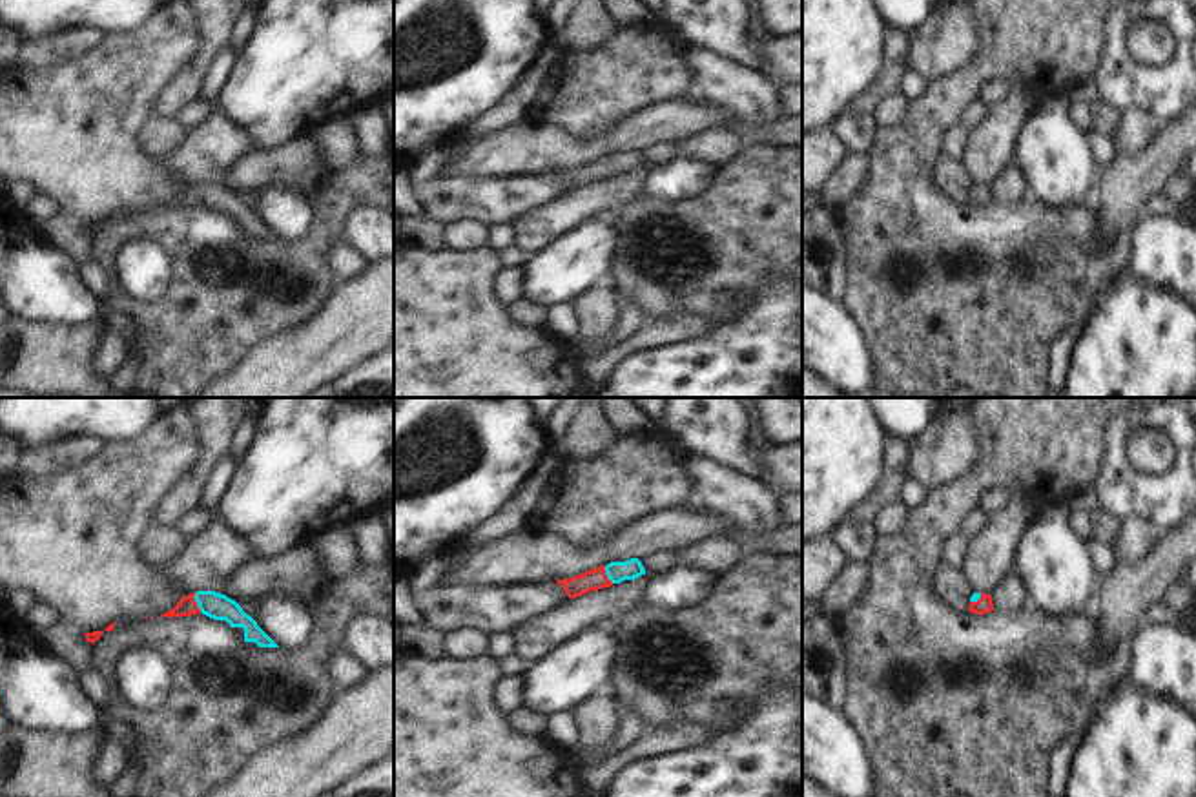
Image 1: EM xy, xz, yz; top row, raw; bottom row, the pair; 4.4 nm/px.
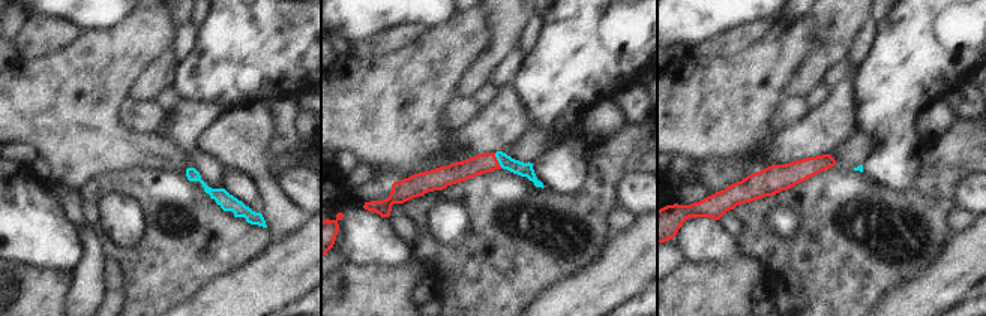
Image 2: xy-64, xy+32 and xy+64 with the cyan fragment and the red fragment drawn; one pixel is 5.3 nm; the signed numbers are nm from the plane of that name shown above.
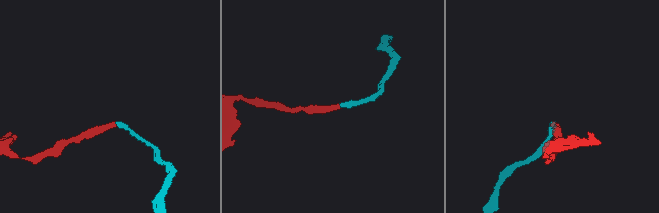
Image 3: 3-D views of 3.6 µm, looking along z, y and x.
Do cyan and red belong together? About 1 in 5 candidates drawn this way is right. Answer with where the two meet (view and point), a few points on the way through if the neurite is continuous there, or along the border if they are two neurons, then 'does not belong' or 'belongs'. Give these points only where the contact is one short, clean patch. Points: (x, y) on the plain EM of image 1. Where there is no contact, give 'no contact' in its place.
meets cyan in xy at (195, 192); runs through xy (217, 197), (195, 192), (186, 197); belongs

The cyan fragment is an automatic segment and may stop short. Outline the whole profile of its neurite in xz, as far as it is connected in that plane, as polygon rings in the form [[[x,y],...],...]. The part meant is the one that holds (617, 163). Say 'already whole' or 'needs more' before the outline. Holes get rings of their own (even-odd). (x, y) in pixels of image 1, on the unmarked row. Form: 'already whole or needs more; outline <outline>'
needs more; outline [[[638,150],[625,153],[611,153],[596,160],[585,162],[574,170],[556,171],[569,190],[582,188],[589,182],[598,182],[620,175],[624,171],[634,171],[645,166],[645,160]]]

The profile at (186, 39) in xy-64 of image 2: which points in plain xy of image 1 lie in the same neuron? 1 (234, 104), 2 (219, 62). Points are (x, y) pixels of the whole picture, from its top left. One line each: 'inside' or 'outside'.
1: outside
2: inside

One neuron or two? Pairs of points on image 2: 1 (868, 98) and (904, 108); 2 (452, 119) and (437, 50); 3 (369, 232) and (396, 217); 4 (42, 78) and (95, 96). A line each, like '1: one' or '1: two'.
1: one
2: two
3: two
4: one

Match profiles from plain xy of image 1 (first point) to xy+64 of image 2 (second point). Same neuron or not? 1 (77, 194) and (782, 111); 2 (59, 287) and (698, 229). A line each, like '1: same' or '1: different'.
1: different
2: same

